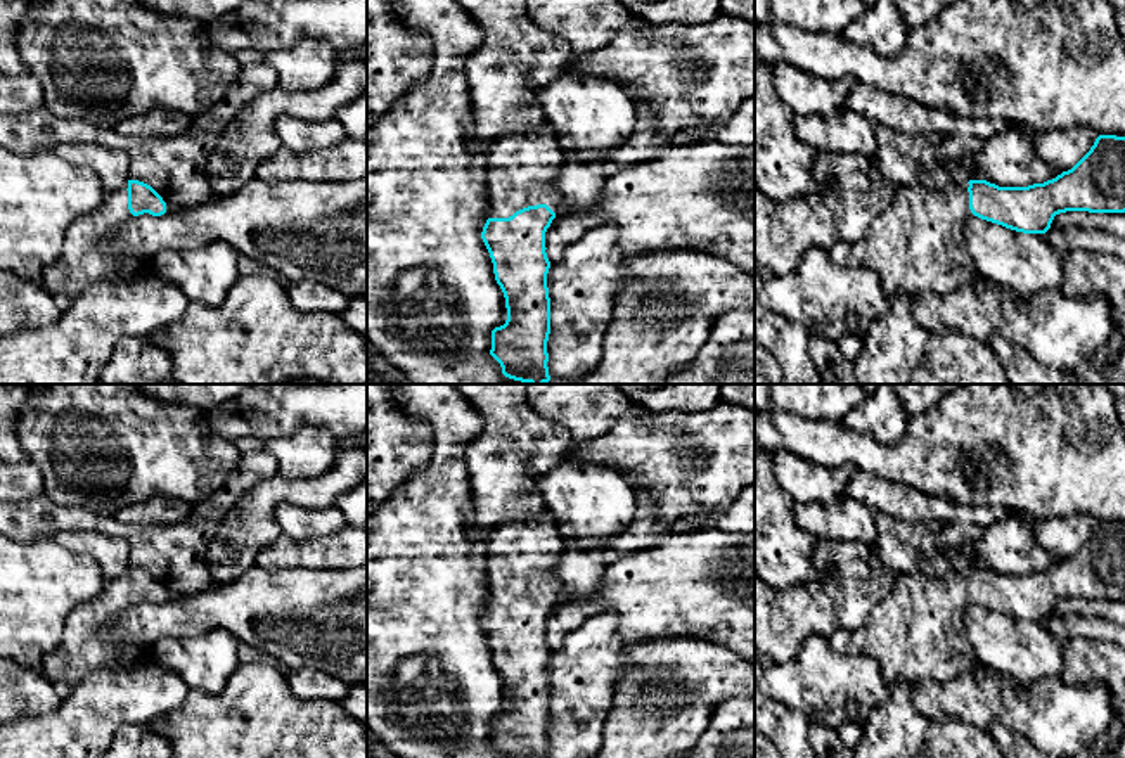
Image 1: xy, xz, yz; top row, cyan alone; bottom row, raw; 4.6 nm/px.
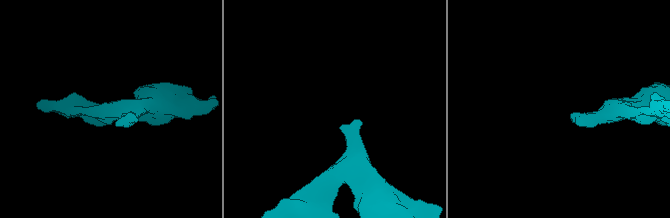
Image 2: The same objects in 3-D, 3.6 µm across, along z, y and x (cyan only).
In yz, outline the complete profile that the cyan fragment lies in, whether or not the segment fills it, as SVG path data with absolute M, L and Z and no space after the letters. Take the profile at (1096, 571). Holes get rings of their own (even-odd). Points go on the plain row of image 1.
M1099 523L1090 538L1068 559L1052 568L1028 575L999 575L987 568L969 568L964 578L959 571L947 571L942 578L919 573L898 575L888 595L872 609L869 621L858 630L836 630L827 644L839 654L862 654L872 658L890 685L903 678L910 685L919 680L948 682L976 663L969 639L964 632L964 611L978 604L1023 621L1045 621L1056 602L1066 599L1125 601L1125 524Z

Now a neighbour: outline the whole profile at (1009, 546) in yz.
M1007 511L1007 514L983 530L981 536L969 543L973 561L969 568L987 568L999 575L1028 575L1056 566L1063 559L1047 552L1033 536L1030 516Z

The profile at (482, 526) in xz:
M453 384L464 395L483 421L478 440L471 441L466 450L467 481L471 486L471 514L472 523L466 528L471 540L483 545L488 554L488 542L495 528L505 519L524 516L528 512L545 511L543 497L538 488L538 476L554 469L561 455L571 448L569 433L542 415L528 405L528 384Z

